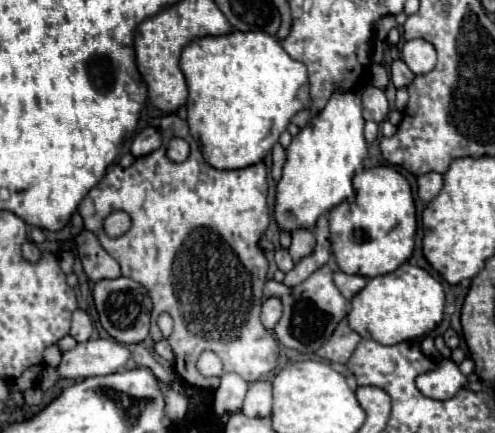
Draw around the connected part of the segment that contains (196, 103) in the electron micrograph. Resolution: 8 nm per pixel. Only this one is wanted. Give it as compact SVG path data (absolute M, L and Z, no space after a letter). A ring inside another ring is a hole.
M231 31L227 35L217 35L217 37L199 37L195 41L191 41L189 45L183 47L181 59L179 59L179 67L187 79L187 87L189 87L189 99L187 99L187 123L189 123L189 131L193 135L193 139L197 139L201 153L205 157L205 161L217 169L241 169L241 167L249 167L249 163L259 163L263 161L263 157L271 151L271 147L279 141L279 135L287 129L291 117L301 111L301 107L309 107L309 83L307 83L307 69L303 63L291 59L287 55L287 51L281 47L281 43L265 33L265 31Z

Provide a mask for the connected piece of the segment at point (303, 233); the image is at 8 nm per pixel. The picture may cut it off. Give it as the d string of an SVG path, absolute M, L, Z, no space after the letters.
M297 229L293 231L293 241L291 241L291 257L297 263L301 257L309 255L313 249L313 233L309 229Z

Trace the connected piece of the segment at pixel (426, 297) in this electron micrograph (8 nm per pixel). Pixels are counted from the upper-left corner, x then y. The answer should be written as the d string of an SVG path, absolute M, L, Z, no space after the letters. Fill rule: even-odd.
M403 263L387 275L369 279L349 303L351 309L347 313L347 321L353 331L357 331L363 339L373 339L381 345L397 345L407 339L421 339L441 323L445 293L443 285L427 271Z

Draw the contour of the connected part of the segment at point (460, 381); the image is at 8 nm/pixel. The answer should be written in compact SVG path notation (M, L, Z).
M443 359L437 371L429 371L417 377L417 389L429 399L451 399L461 387L465 387L467 377L459 371L459 365L451 359Z

